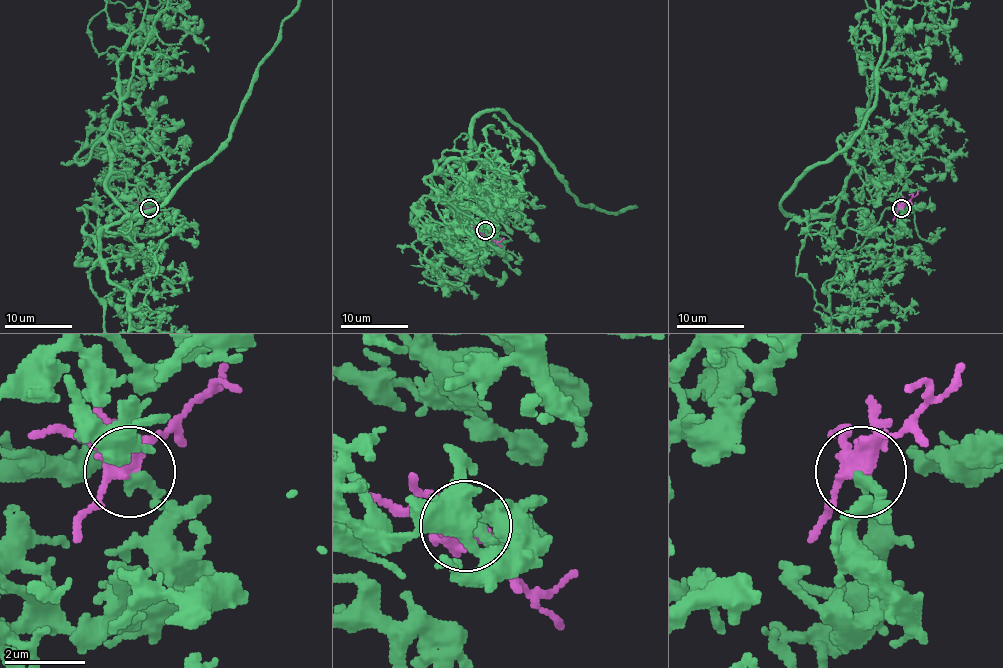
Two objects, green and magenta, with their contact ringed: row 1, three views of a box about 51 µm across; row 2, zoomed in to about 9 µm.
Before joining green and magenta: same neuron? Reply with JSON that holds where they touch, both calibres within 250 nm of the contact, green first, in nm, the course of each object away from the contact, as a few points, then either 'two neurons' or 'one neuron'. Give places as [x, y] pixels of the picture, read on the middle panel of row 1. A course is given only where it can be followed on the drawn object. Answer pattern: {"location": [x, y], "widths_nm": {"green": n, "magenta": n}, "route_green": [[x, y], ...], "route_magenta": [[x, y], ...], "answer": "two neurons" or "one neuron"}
{"location": [485, 230], "widths_nm": {"green": 280, "magenta": 360}, "route_magenta": [[486, 230], [497, 242], [504, 238]], "answer": "two neurons"}

